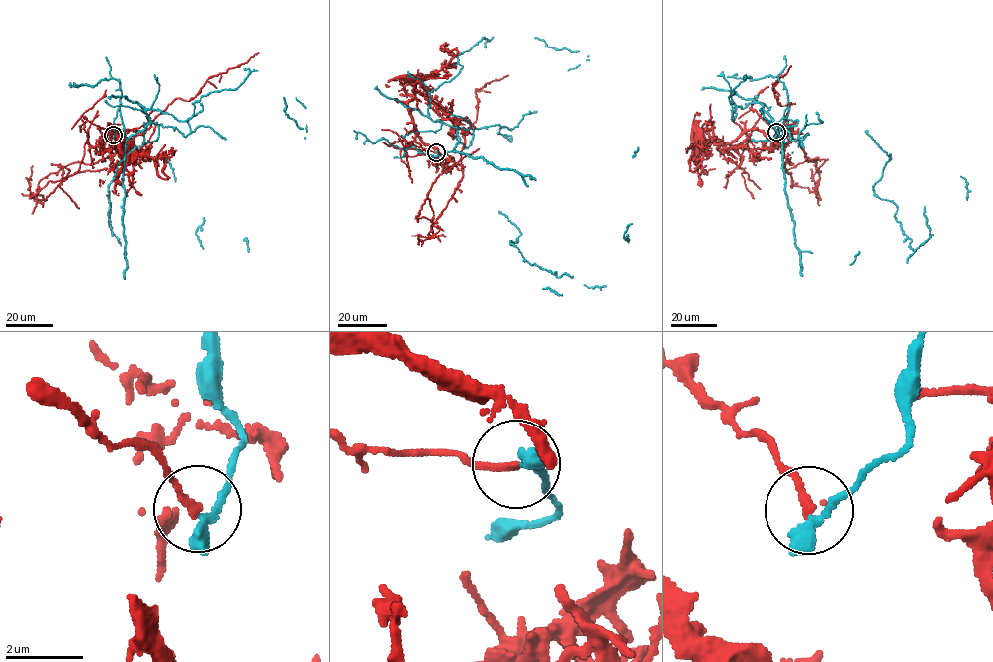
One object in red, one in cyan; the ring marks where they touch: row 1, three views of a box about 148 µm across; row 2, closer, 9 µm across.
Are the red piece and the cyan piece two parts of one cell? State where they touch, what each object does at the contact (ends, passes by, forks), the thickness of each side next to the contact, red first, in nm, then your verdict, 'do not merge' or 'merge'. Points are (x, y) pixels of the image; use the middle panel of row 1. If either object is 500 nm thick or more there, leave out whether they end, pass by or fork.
(436, 152) | red ends | cyan ends | 190/360 nm | do not merge

